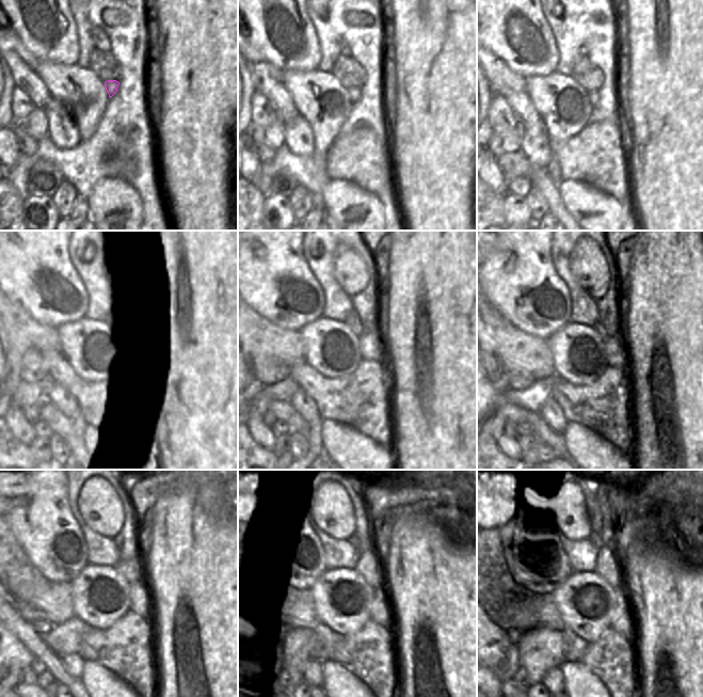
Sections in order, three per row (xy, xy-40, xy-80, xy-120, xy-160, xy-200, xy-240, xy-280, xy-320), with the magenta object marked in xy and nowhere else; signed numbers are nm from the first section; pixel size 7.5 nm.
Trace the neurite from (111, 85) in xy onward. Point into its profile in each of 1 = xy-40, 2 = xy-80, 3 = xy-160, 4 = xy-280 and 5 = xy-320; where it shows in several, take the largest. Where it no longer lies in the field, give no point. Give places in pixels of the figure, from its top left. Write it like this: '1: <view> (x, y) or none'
1: xy-40 (354, 93)
2: xy-80 (593, 95)
3: xy-160 (369, 345)
4: xy-280 (380, 611)
5: xy-320 (621, 615)

